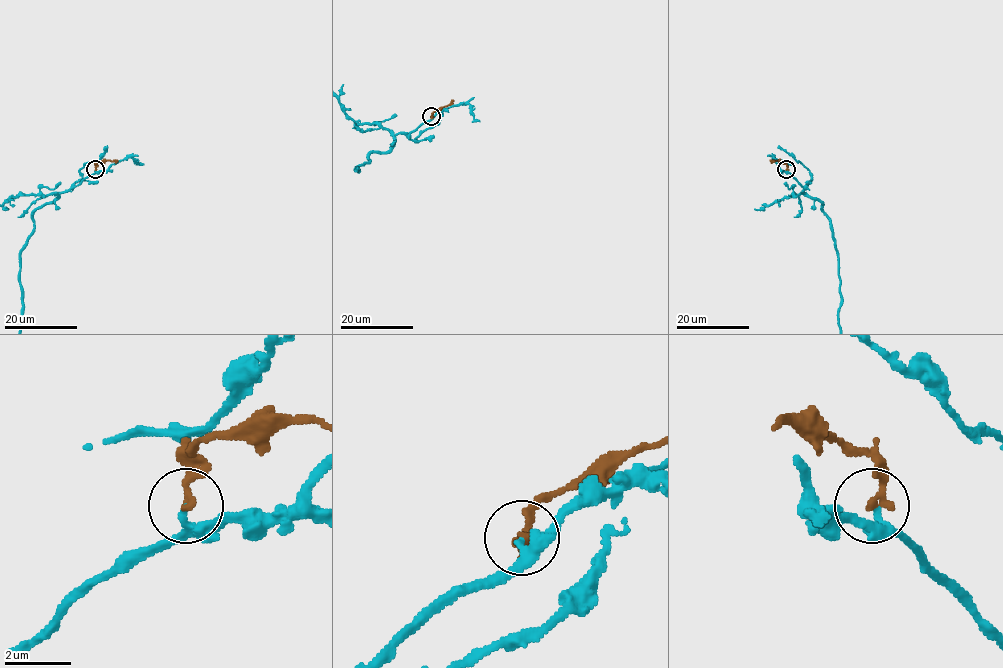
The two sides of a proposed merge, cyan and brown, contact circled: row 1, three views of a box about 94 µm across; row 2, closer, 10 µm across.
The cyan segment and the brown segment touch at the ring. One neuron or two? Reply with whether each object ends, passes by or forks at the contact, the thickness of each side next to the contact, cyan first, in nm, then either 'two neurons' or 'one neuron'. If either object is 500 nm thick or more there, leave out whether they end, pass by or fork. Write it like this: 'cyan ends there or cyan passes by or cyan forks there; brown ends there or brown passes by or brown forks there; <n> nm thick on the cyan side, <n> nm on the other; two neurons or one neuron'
cyan passes by; brown ends there; 160 nm thick on the cyan side, 240 nm on the other; two neurons

